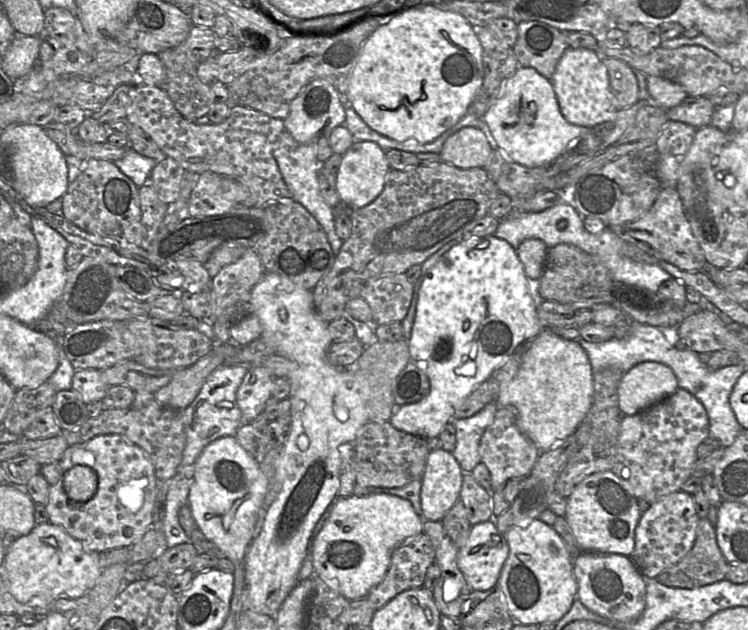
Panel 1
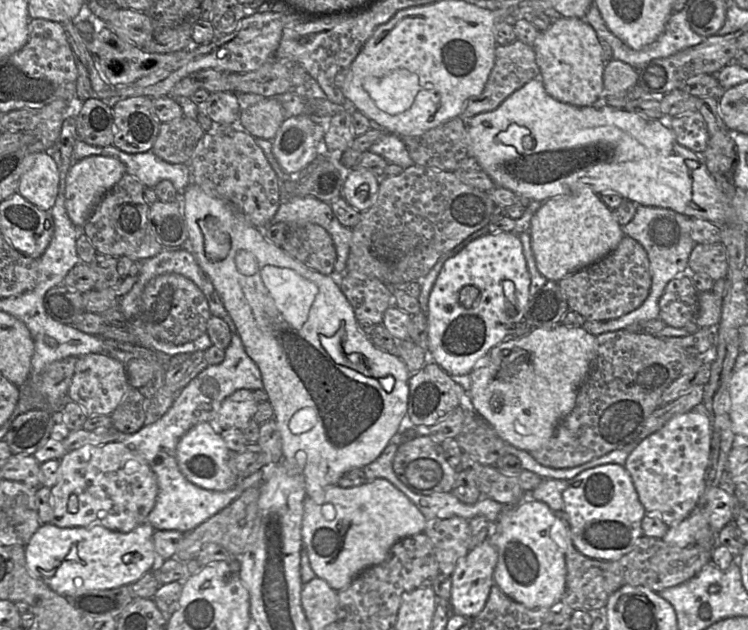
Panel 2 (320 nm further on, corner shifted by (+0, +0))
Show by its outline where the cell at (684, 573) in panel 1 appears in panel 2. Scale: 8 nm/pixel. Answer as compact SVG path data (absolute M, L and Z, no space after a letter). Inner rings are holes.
M567 526L563 527L563 535L559 536L559 548L565 556L566 562L566 586L560 606L570 609L603 610L608 598L619 588L625 585L643 586L657 593L664 589L682 584L696 576L702 568L712 561L713 549L693 545L687 548L672 546L660 538L643 535L633 549L618 560L597 560L580 553L573 544L571 531Z

